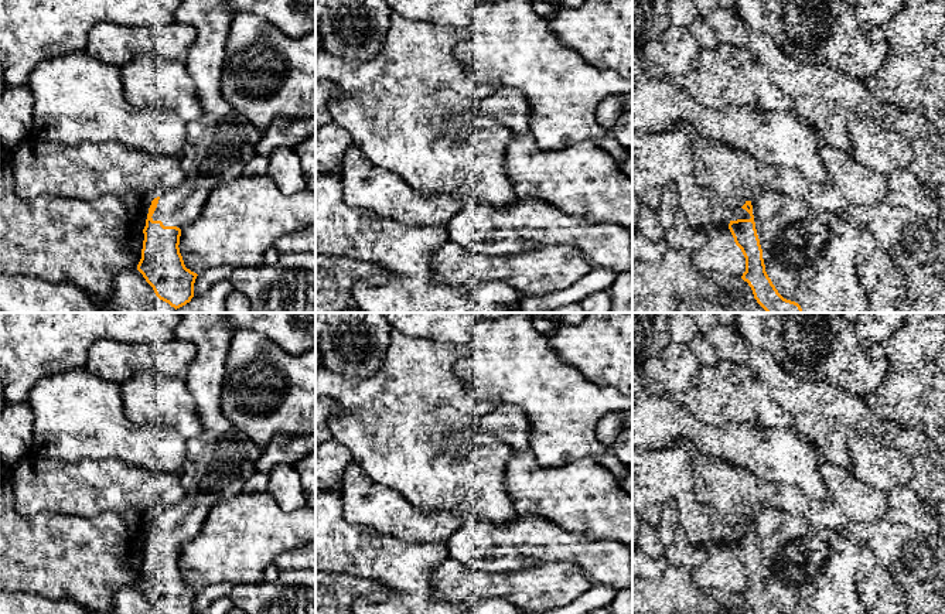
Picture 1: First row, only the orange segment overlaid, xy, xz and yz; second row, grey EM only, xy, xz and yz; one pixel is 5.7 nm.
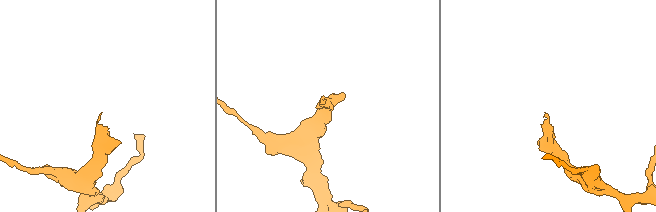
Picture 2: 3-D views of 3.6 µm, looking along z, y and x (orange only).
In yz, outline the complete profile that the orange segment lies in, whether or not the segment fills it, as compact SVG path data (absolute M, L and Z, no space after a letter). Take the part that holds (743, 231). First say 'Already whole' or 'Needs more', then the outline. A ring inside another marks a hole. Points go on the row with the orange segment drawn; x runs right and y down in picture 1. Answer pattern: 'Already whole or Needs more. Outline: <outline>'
Needs more. Outline: M746 201L731 214L729 229L746 257L746 272L741 279L751 287L757 303L767 313L804 313L798 303L787 300L778 293L765 272L751 201Z

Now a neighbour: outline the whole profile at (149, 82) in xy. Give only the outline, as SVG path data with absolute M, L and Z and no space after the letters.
M151 54L137 55L122 66L122 88L132 106L167 109L185 124L202 115L184 61L168 61Z

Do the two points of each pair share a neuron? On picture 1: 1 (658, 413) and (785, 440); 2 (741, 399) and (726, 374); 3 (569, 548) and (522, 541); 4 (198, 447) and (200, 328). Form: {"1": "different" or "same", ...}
{"1": "same", "2": "same", "3": "same", "4": "same"}

